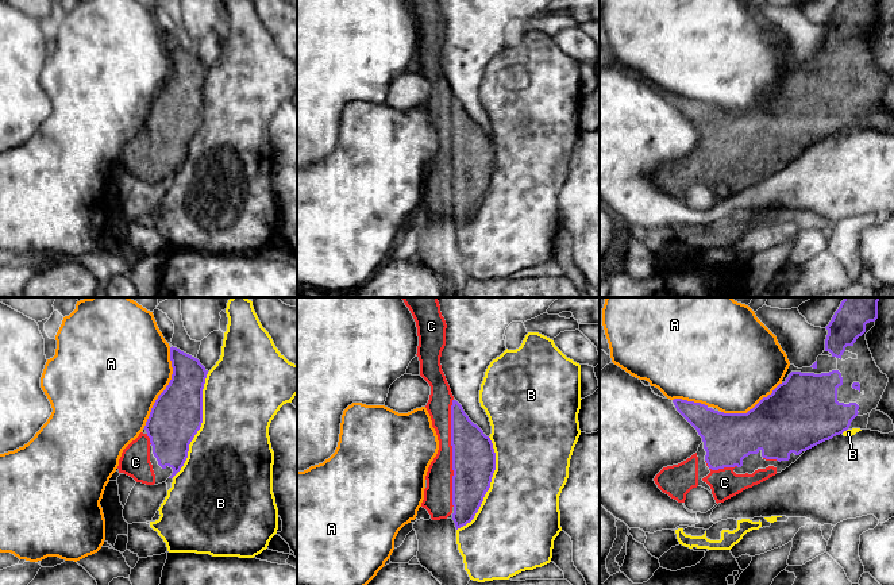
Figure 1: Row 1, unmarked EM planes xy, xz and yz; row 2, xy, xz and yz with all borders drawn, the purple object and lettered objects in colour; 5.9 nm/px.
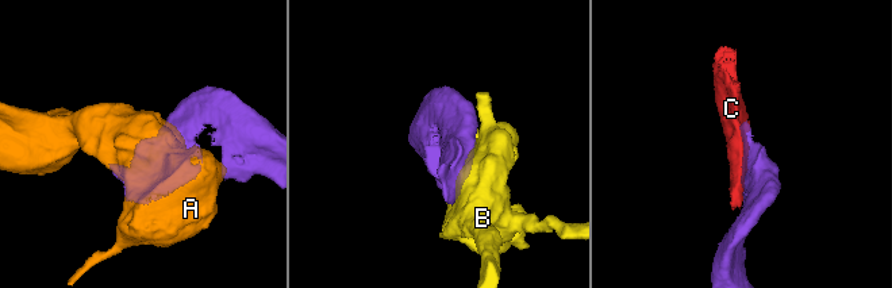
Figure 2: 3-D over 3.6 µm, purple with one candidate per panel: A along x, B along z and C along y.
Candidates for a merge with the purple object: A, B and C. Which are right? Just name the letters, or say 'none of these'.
C

